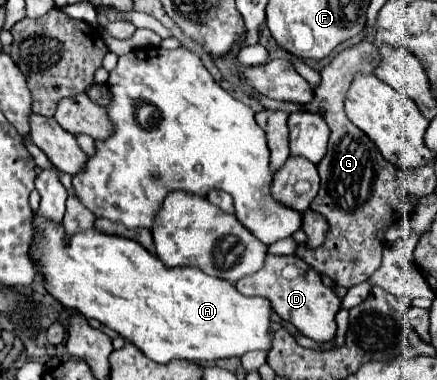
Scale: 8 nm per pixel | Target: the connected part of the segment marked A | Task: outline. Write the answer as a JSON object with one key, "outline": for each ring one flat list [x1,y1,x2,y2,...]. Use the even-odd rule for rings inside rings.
{"outline":[[34,217,34,227,42,229,44,233,42,241,32,247,32,255,42,263,46,289,64,307,78,309,84,317,96,319,102,325,114,329,156,363,168,363,170,359,216,361,242,357,250,351,270,353,274,339,274,331,270,329,270,315,274,311,266,297,244,297,232,283,210,277,194,267,168,269,156,255,126,237,102,235,96,229,88,229,72,235,70,241,64,241,64,229,46,219]]}

